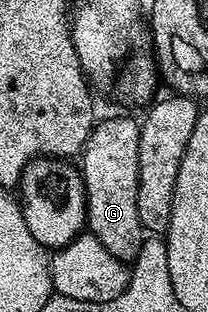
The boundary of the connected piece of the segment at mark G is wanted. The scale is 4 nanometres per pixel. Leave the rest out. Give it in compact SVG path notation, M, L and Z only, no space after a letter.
M131 117L100 120L92 129L81 154L83 186L87 192L86 228L109 255L124 263L134 262L145 240L141 215L137 215L139 126L140 122Z

